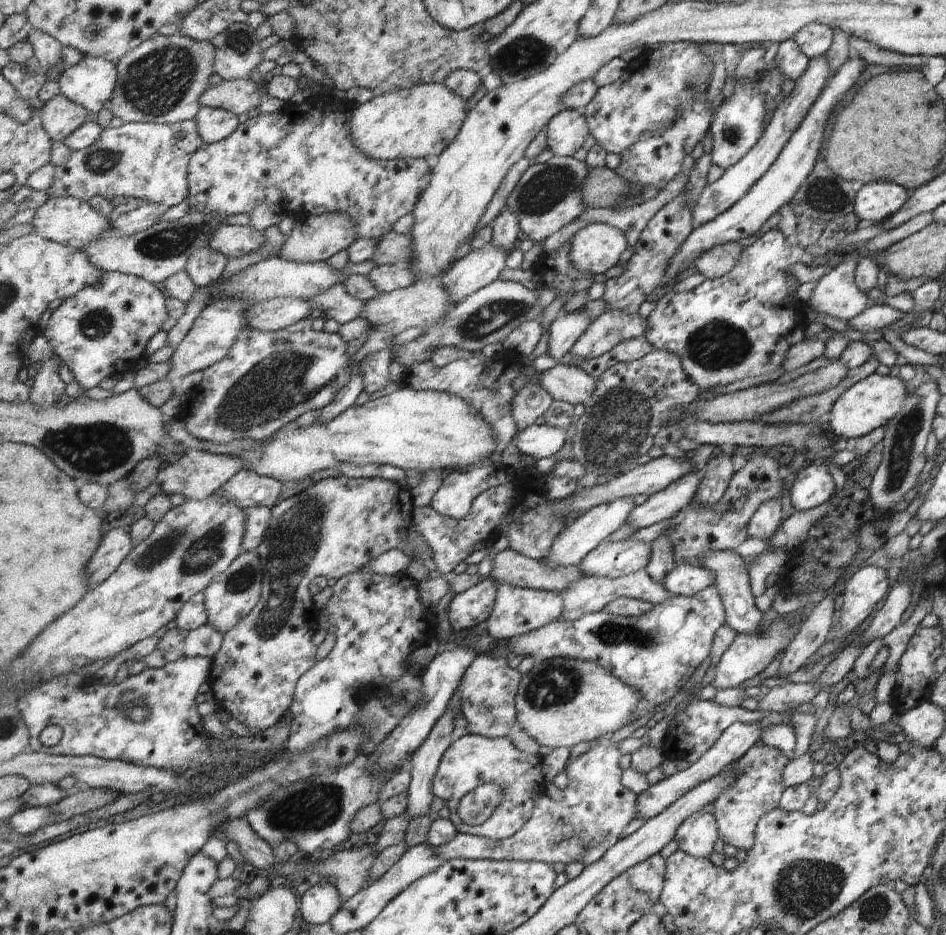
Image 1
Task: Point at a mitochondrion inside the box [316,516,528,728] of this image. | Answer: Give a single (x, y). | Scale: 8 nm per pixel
(380, 690)

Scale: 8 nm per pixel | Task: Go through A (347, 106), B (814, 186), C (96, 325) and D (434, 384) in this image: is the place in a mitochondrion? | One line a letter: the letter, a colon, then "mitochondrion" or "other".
A: other
B: mitochondrion
C: mitochondrion
D: other

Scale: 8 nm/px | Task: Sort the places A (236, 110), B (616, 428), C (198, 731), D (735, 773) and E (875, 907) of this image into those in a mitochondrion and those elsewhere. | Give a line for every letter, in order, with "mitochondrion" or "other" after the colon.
A: other
B: mitochondrion
C: other
D: other
E: mitochondrion

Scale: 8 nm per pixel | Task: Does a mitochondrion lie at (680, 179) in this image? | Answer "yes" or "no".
no

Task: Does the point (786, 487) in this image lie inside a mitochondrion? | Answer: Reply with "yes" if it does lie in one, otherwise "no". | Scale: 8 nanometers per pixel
no

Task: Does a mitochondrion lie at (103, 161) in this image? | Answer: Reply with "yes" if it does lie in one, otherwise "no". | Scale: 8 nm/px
yes

